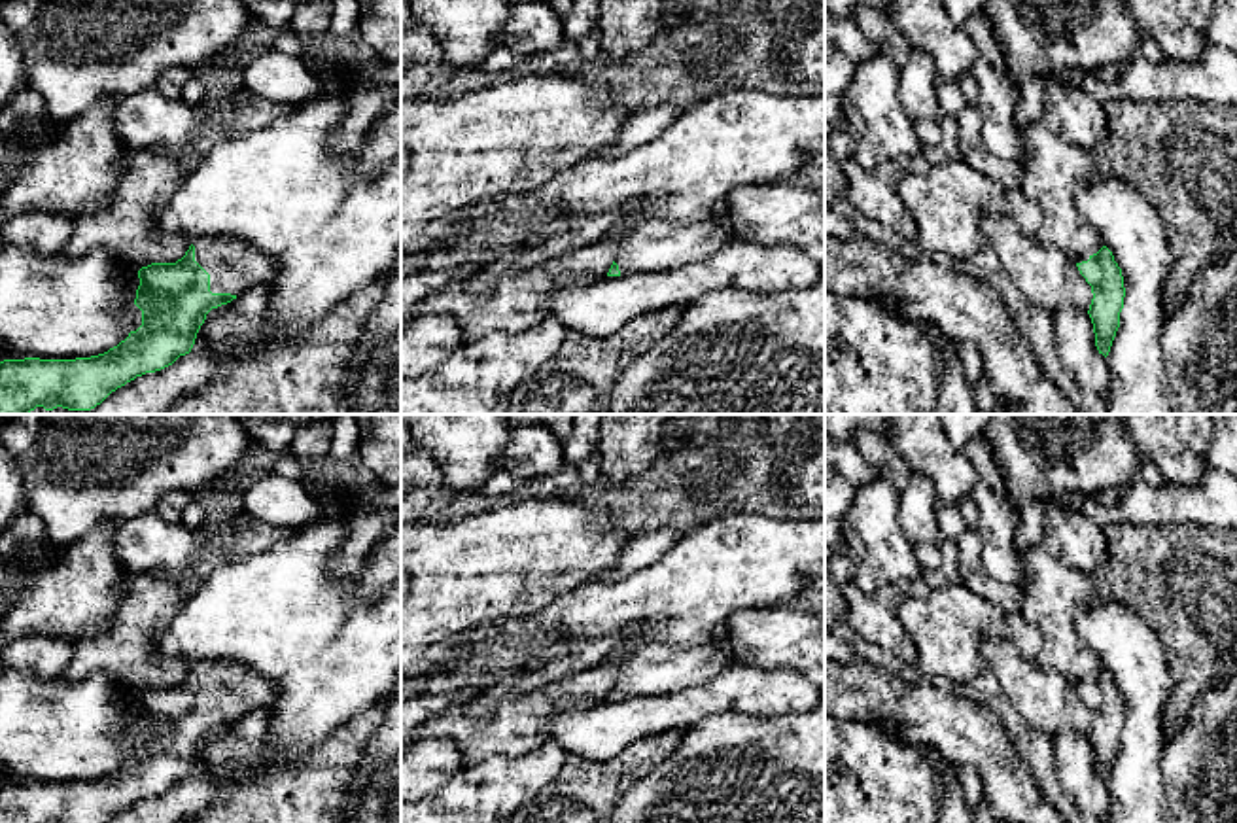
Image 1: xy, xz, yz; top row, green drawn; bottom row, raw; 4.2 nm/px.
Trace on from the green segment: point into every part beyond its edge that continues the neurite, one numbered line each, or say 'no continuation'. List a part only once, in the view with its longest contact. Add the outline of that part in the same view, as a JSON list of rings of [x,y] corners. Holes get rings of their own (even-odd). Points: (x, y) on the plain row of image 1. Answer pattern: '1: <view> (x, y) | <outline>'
1: xy (233, 689) | [[[197,662],[195,685],[210,698],[212,717],[240,719],[270,702],[272,685],[238,662]]]

